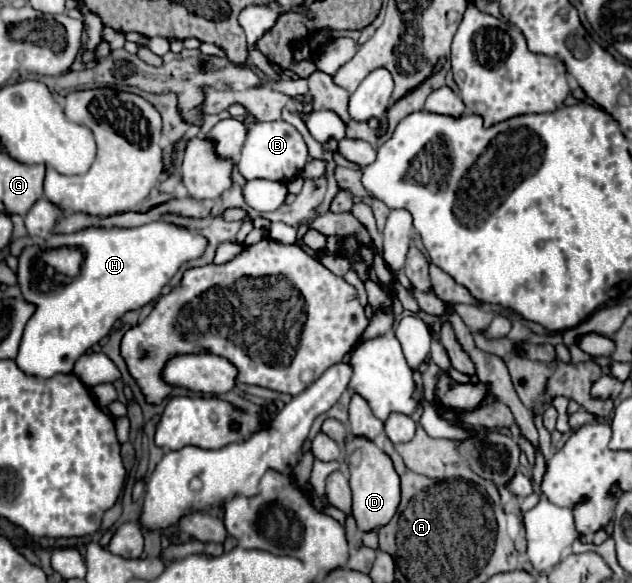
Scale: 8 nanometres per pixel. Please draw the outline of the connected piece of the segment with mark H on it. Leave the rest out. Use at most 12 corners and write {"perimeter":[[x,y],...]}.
{"perimeter":[[152,221],[52,233],[82,273],[40,291],[16,365],[70,373],[116,319],[160,297],[200,233]]}

